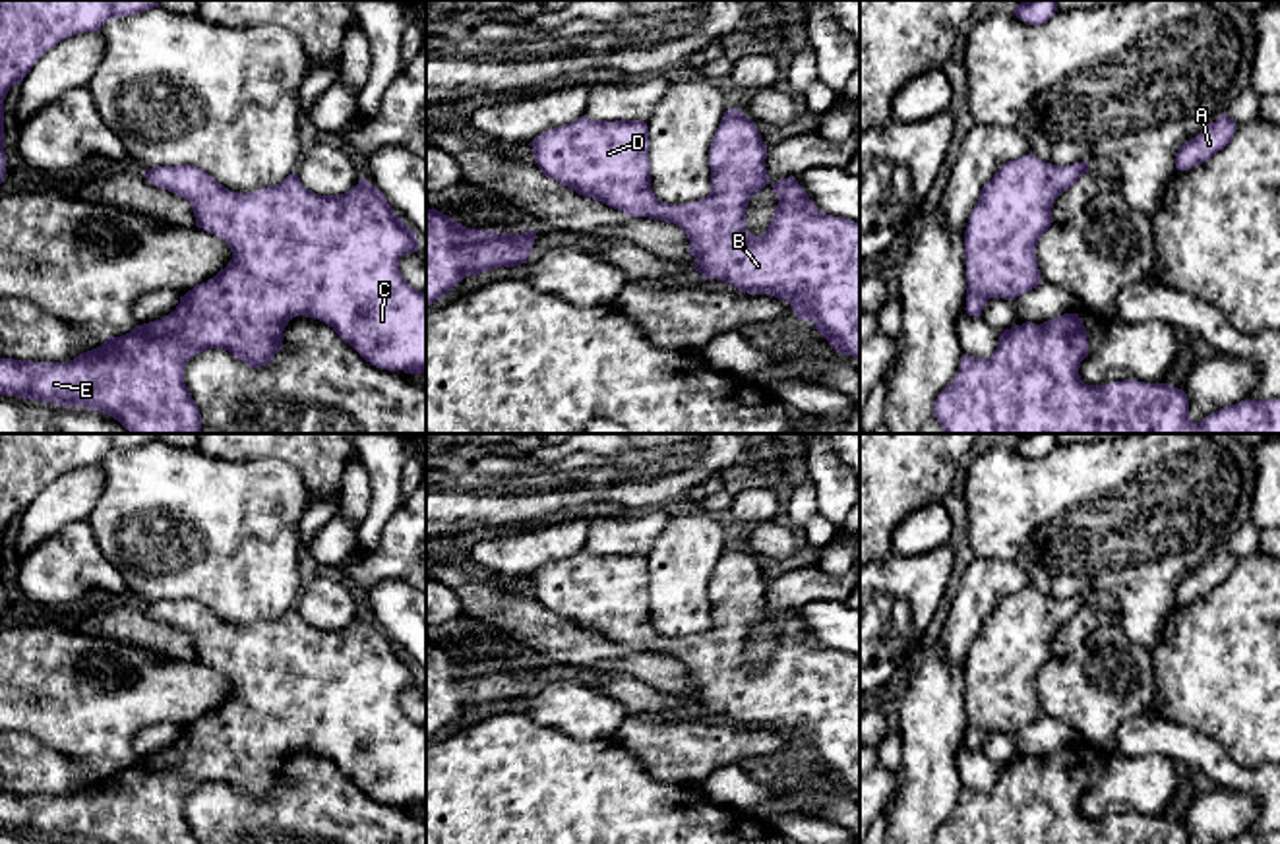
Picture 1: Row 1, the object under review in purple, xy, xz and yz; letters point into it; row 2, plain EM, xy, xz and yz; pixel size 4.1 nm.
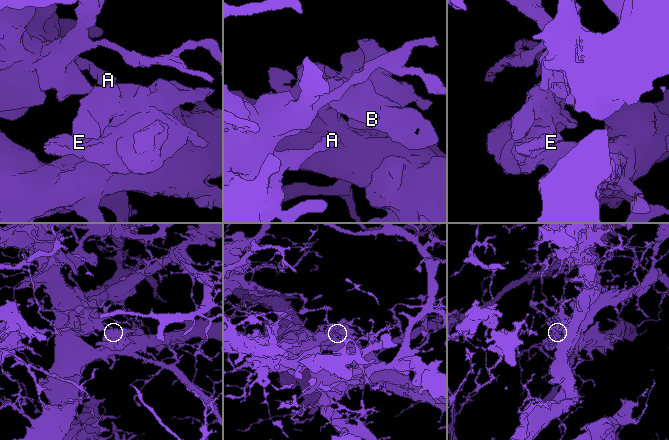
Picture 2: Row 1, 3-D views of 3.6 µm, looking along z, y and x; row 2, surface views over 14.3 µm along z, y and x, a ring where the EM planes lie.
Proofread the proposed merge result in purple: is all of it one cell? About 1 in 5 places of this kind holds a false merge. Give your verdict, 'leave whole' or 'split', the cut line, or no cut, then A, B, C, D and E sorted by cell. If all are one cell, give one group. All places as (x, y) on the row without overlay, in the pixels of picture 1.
leave whole; no cut; A B C D E

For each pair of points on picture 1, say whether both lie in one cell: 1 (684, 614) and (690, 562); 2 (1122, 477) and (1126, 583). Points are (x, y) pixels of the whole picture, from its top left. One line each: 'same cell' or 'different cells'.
1: same cell
2: same cell

